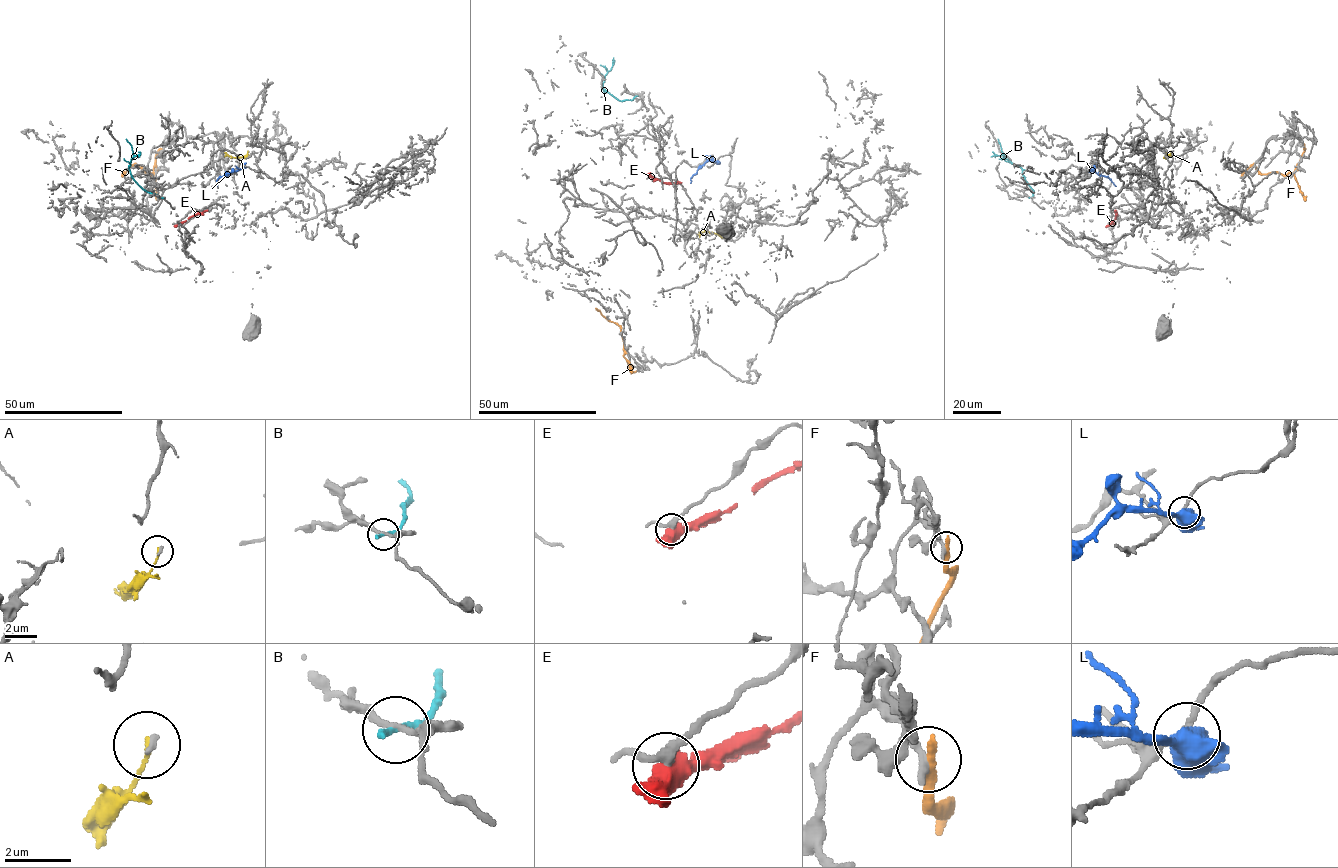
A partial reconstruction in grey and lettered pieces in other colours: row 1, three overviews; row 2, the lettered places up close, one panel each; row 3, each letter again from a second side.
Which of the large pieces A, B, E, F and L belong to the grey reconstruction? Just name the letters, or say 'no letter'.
no letter

